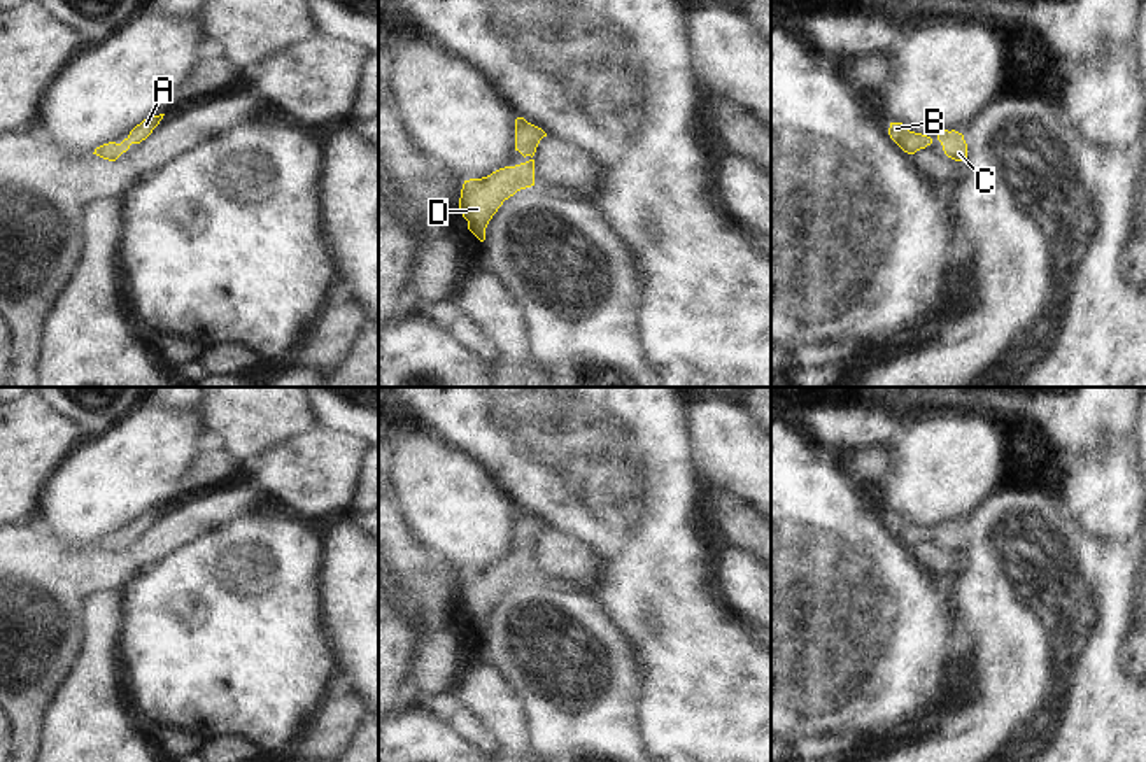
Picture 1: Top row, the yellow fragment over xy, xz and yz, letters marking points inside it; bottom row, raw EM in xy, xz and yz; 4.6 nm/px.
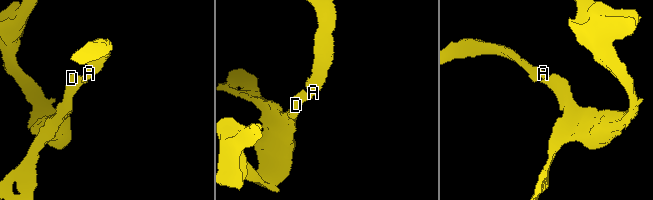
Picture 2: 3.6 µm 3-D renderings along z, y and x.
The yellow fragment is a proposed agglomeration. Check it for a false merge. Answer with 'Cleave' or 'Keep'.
Keep

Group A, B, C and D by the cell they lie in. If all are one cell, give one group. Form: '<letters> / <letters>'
A B C D

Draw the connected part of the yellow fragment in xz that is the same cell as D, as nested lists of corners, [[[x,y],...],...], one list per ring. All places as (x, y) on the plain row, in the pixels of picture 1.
[[[515,512],[515,543],[531,552],[515,559],[505,559],[482,571],[464,573],[459,590],[459,603],[468,613],[468,622],[485,632],[485,620],[505,592],[517,583],[534,578],[534,545],[547,526],[527,515]]]

